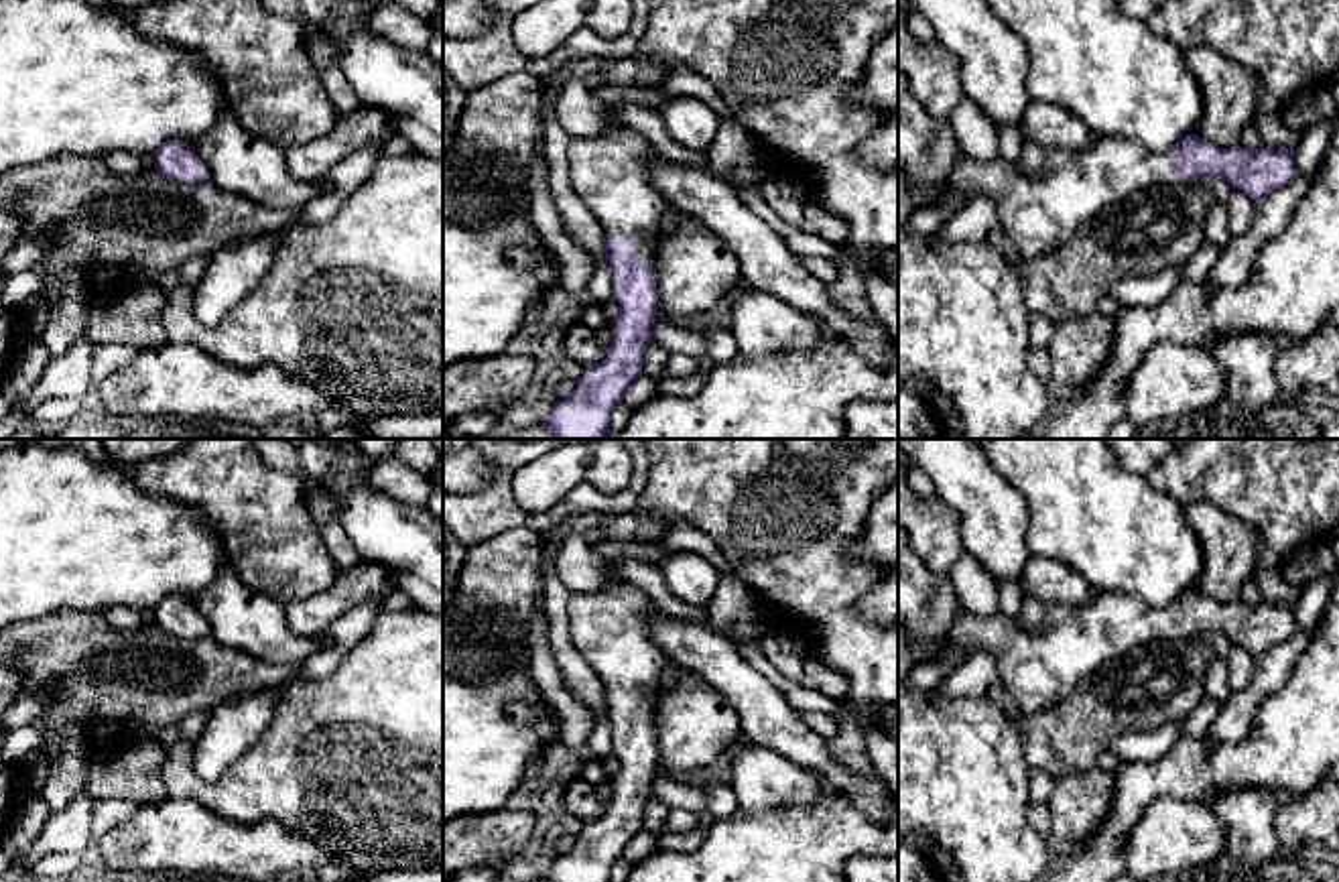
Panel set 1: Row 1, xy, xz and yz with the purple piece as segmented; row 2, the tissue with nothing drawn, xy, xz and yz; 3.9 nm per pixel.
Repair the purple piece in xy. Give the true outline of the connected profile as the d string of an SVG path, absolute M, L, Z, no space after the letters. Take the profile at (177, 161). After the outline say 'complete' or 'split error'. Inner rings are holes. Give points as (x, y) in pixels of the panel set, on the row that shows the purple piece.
M183 140L163 142L154 154L154 169L169 181L195 185L209 179L207 165L199 159L193 144Z; complete

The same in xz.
M622 128L569 140L569 181L601 224L605 262L614 272L620 315L605 358L585 368L575 390L557 400L543 423L555 439L601 439L610 415L642 376L644 354L658 321L656 266L668 199L650 183L654 146Z; split error

